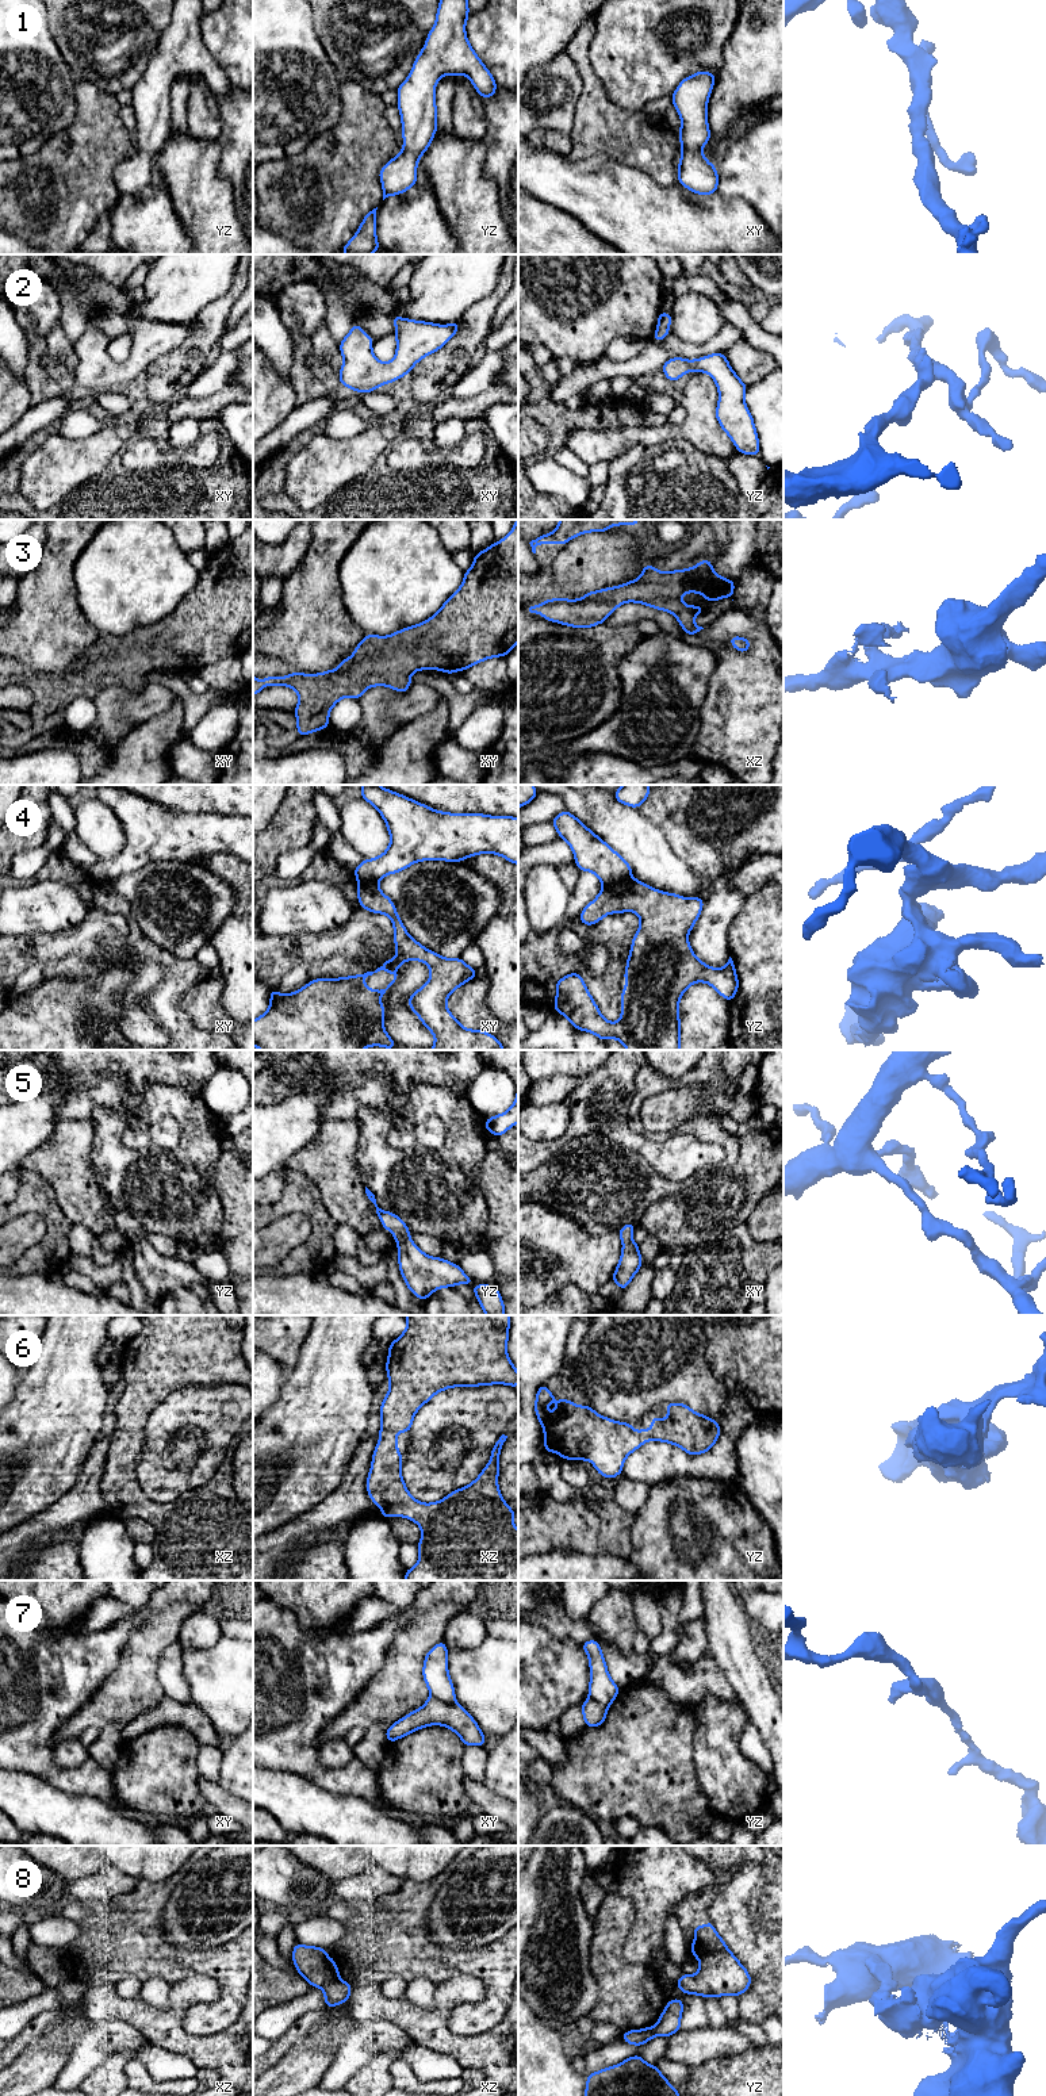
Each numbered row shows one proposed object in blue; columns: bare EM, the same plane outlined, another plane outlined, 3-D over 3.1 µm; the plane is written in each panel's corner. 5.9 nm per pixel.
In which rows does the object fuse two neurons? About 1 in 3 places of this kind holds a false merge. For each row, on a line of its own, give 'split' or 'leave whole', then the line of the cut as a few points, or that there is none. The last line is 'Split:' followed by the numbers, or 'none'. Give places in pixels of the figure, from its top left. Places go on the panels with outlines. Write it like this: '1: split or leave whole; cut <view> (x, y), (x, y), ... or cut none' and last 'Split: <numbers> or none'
1: leave whole; cut none
2: leave whole; cut none
3: leave whole; cut none
4: split; cut yz (631, 877), (604, 886)
5: leave whole; cut none
6: leave whole; cut none
7: split; cut xy (430, 1696), (455, 1704)
8: split; cut xz (338, 1978), (320, 1987)
Split: 4, 7, 8

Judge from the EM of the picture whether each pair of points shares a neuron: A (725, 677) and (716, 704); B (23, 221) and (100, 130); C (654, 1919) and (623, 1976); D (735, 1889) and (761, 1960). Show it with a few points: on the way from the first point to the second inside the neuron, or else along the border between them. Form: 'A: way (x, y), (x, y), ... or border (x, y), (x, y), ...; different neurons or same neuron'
A: way (725, 684), (725, 694), (723, 697); same neuron
B: way (46, 198), (87, 153); same neuron
C: border (628, 1931), (624, 1957), (629, 1962), (650, 1966); different neurons
D: way (735, 1907), (735, 1926), (748, 1942); same neuron

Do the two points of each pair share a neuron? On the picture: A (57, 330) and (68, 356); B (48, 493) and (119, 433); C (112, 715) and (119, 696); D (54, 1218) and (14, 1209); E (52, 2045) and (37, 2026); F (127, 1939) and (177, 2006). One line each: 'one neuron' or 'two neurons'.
A: one neuron
B: one neuron
C: one neuron
D: one neuron
E: two neurons
F: two neurons

